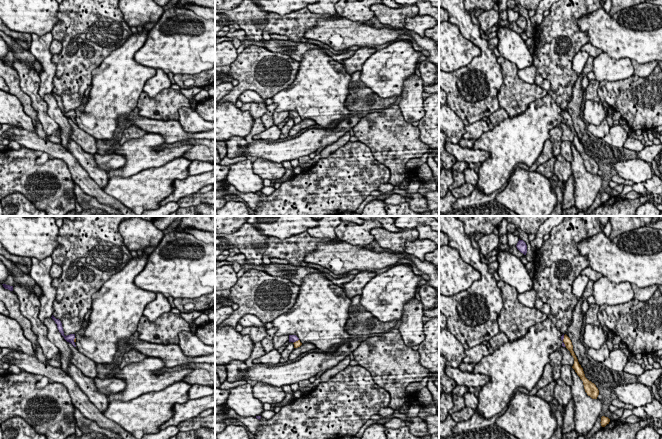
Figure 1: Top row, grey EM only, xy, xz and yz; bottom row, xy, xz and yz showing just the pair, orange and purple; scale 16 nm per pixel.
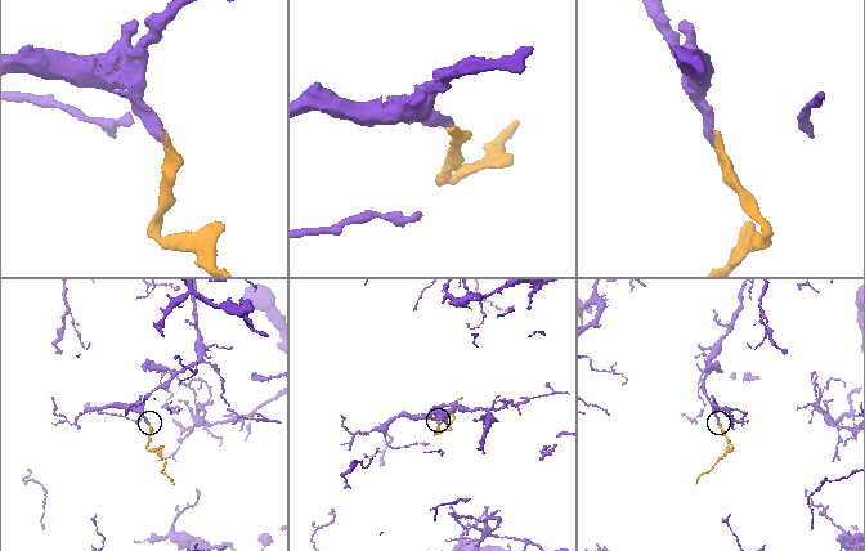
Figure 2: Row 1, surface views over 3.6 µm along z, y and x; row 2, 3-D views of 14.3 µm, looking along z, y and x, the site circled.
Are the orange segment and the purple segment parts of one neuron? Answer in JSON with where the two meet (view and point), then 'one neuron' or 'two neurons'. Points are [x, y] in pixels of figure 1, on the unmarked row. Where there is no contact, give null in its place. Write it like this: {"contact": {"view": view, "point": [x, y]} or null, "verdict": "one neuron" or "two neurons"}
{"contact": {"view": "yz", "point": [563, 117]}, "verdict": "one neuron"}

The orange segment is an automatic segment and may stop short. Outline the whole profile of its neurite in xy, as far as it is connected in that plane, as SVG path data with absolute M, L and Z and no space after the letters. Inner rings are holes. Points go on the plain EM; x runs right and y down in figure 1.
M52 91L51 94L57 100L57 104L58 104L59 108L61 109L61 111L64 113L64 115L67 118L71 119L74 123L76 123L76 121L75 121L75 118L76 118L75 110L70 110L70 111L65 112L61 97L59 95L56 95L53 91Z

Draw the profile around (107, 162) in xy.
M95 153L93 156L97 166L106 172L123 167L126 163L126 158L119 154L102 155Z

